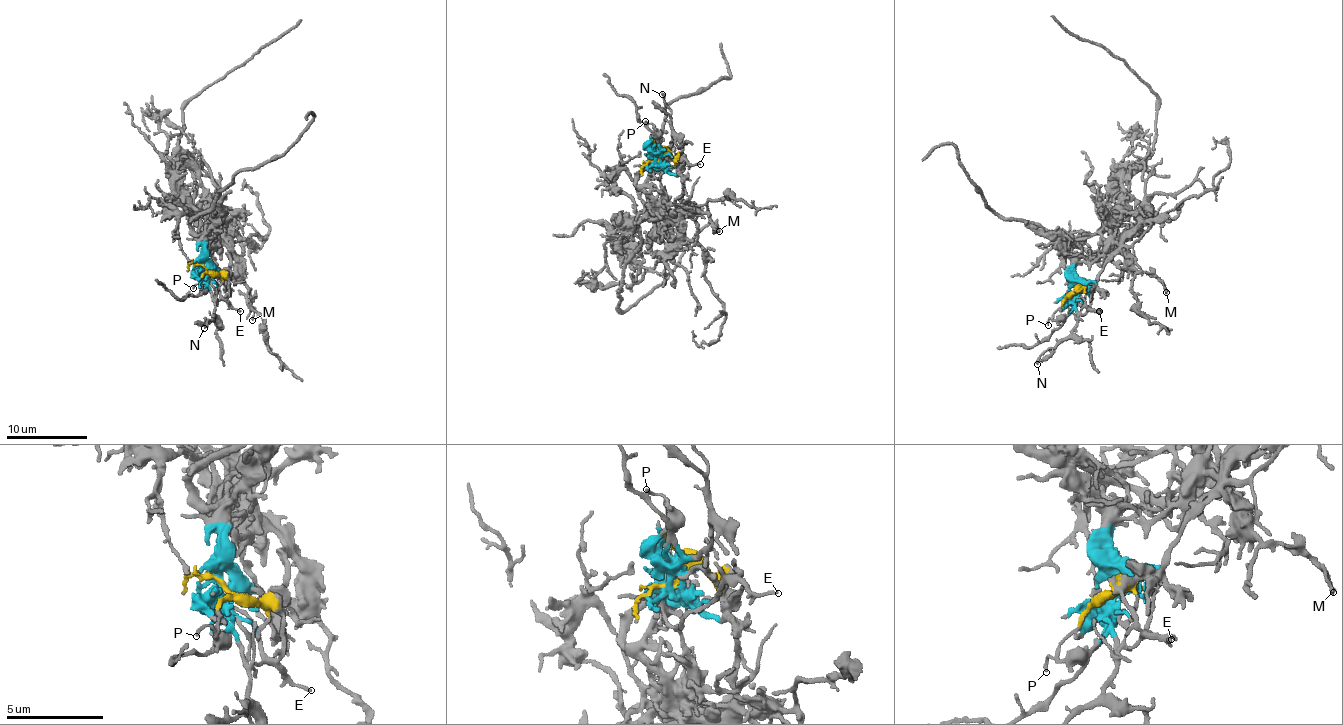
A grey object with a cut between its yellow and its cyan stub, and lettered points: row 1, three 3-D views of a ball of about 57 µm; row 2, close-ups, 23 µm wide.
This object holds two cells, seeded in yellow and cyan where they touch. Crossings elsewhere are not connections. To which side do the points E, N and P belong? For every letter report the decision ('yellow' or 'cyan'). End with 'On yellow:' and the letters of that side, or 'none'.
E: yellow
N: cyan
P: cyan
On yellow: E

